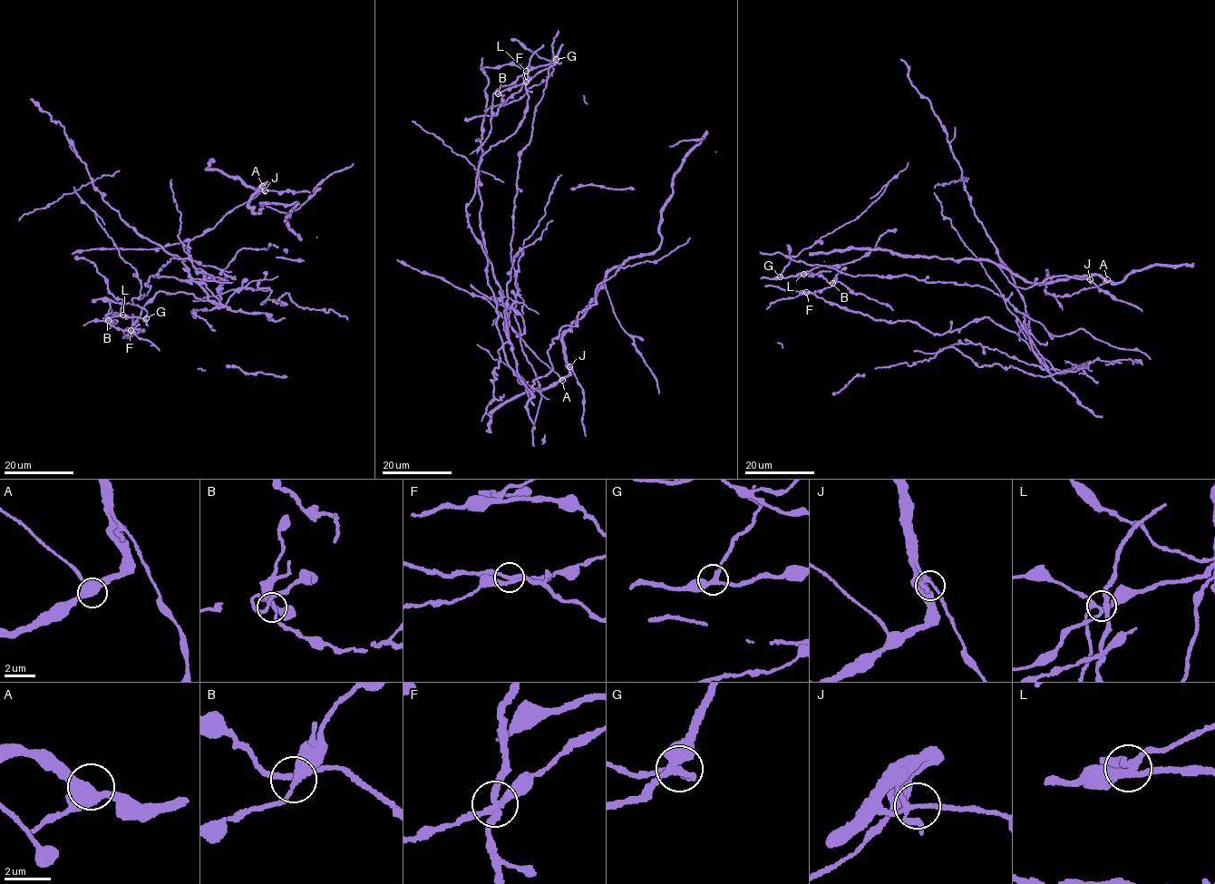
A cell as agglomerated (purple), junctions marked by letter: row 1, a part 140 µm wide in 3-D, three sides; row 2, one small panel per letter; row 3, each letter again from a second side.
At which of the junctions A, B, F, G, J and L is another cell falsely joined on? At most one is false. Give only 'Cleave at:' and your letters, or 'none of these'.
Cleave at: F

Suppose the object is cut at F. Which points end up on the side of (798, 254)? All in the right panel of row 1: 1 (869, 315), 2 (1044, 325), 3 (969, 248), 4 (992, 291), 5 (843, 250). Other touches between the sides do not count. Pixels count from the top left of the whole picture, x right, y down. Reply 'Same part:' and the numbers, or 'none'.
Same part: 1, 2, 3, 4

